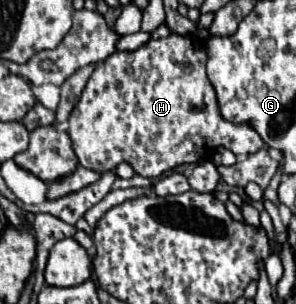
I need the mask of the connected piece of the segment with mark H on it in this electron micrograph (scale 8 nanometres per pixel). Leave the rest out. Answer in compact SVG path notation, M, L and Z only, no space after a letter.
M175 32L167 38L149 40L145 46L133 52L113 52L107 60L97 64L69 118L67 134L73 142L79 164L93 172L107 172L115 170L117 164L127 162L139 176L157 178L175 166L199 164L201 160L213 156L211 152L215 152L219 146L229 148L235 156L247 156L255 150L261 150L265 142L253 126L233 124L221 116L215 90L205 74L205 64L205 40L199 40L197 36L181 36Z

